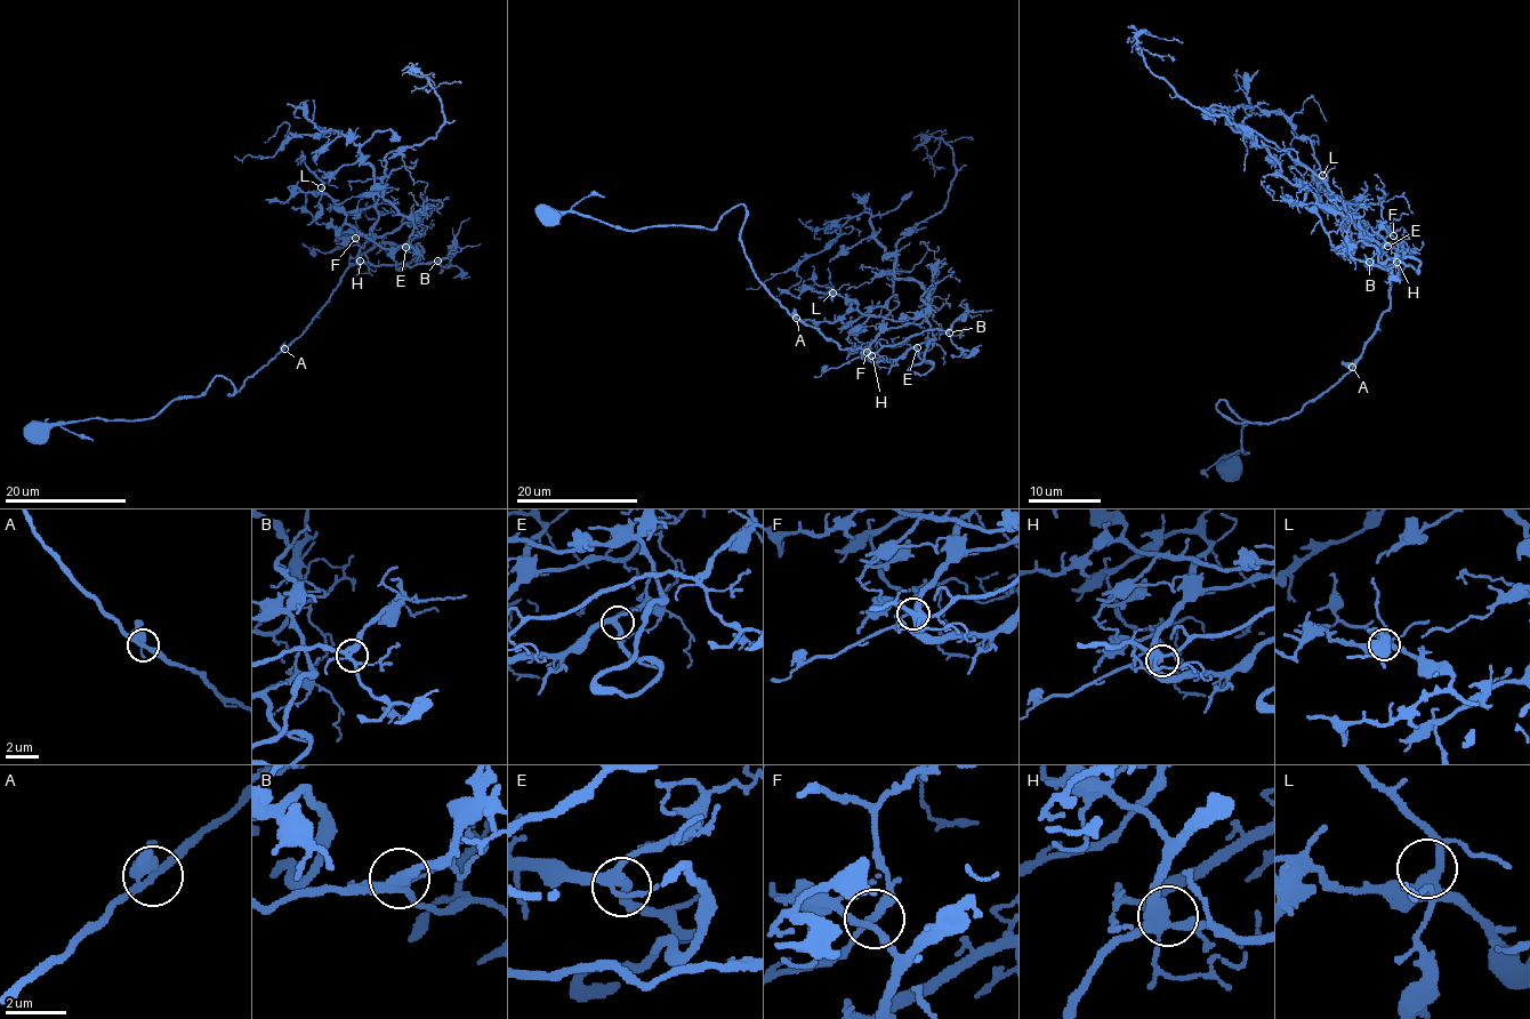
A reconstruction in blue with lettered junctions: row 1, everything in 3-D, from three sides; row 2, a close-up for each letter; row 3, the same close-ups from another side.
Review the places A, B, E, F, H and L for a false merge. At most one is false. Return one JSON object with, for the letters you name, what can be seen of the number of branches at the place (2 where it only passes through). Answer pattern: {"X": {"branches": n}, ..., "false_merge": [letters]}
{"false_merge": []}

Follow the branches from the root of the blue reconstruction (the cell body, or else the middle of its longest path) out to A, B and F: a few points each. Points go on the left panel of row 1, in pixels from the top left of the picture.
A: (37, 432), (90, 418), (153, 418), (176, 399), (201, 395), (216, 376), (234, 385), (233, 394), (284, 348)
B: (37, 432), (153, 418), (216, 376), (233, 394), (305, 329), (351, 265), (437, 261)
F: (37, 432), (153, 418), (216, 376), (233, 394), (312, 321), (355, 262), (355, 238)

